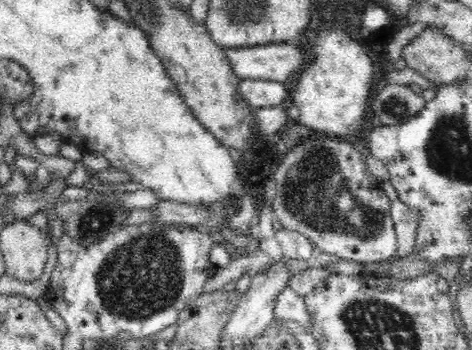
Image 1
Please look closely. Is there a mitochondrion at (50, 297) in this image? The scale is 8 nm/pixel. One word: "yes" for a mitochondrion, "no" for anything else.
no

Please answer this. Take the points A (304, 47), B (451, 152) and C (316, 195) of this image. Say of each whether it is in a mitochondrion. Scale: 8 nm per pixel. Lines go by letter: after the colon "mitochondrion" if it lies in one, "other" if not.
A: other
B: mitochondrion
C: mitochondrion

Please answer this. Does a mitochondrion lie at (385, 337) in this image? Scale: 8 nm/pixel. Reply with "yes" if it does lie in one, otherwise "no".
yes

